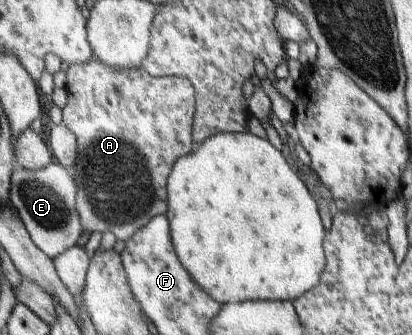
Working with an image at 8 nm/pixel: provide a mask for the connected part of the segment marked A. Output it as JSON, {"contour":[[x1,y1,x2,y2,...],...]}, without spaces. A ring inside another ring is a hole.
{"contour":[[93,54,88,63,75,63,68,67,65,90,69,97,63,108,63,124,76,134,81,150,85,150,85,154,81,154,81,166,77,164,71,170,78,182,78,211,82,225,89,234,92,231,110,231,117,239,126,241,156,215,167,214,168,178,176,162,191,154,196,147,192,138,197,112,196,88,192,80,185,76,156,77,143,68,112,71]]}

